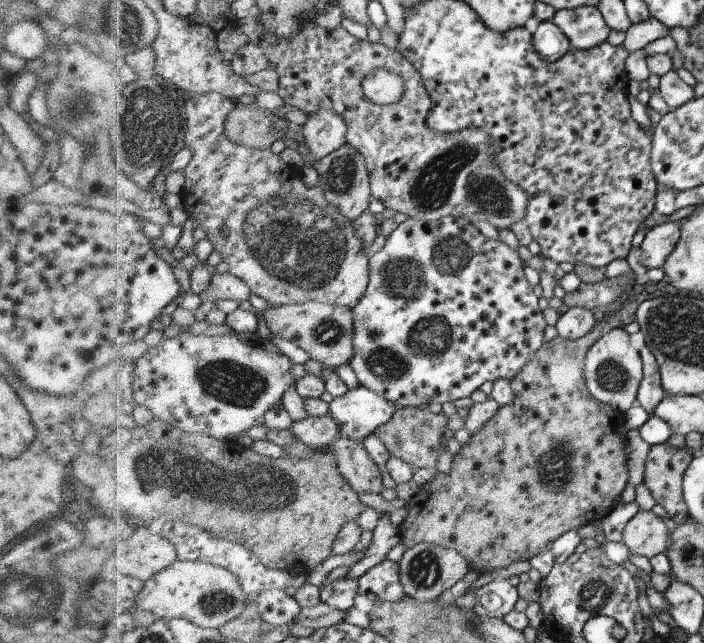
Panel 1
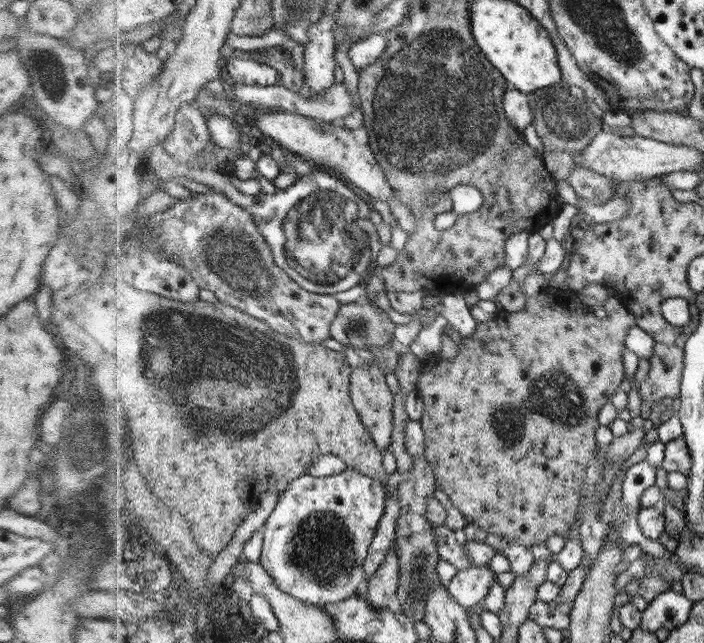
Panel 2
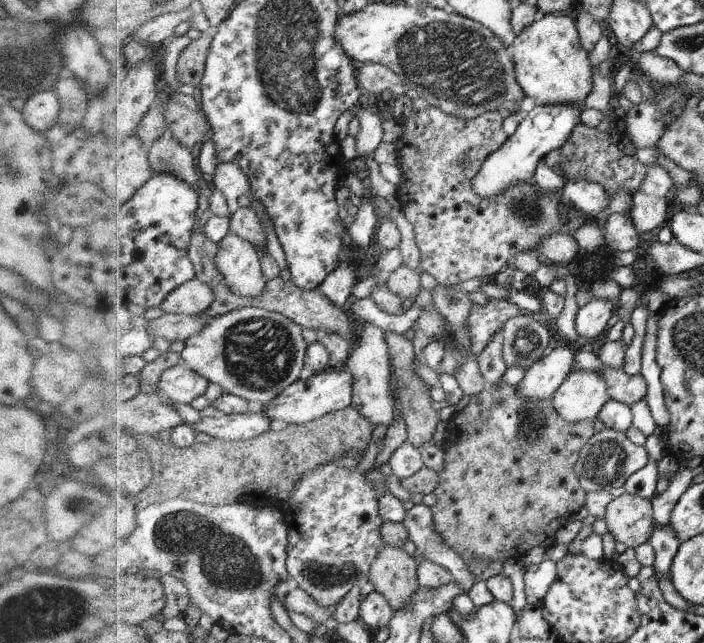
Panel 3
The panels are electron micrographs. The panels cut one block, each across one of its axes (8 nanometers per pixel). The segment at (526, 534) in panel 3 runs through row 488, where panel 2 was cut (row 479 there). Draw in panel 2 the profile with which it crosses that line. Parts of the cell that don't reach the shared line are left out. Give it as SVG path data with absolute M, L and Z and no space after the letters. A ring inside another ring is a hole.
M543 291L539 297L530 298L522 311L509 312L506 318L498 318L496 321L484 321L476 325L472 336L462 337L462 345L459 346L457 355L446 358L440 354L432 355L429 359L423 359L418 379L418 393L422 398L424 408L420 425L424 431L426 461L430 463L434 478L443 491L450 496L453 505L466 516L470 524L474 524L485 534L503 536L510 540L518 540L524 546L531 549L534 545L545 543L548 538L558 535L566 540L572 532L572 525L579 520L579 503L582 498L583 478L587 473L588 464L595 456L599 447L596 434L600 427L600 414L604 414L604 406L612 403L612 398L624 390L624 382L628 382L628 345L625 341L626 333L631 326L636 326L635 316L628 312L617 298L609 298L605 303L607 317L600 318L600 314L594 314L593 309L568 310L566 302L558 300L556 294ZM544 441L553 442L553 447L558 449L554 458L544 455Z

